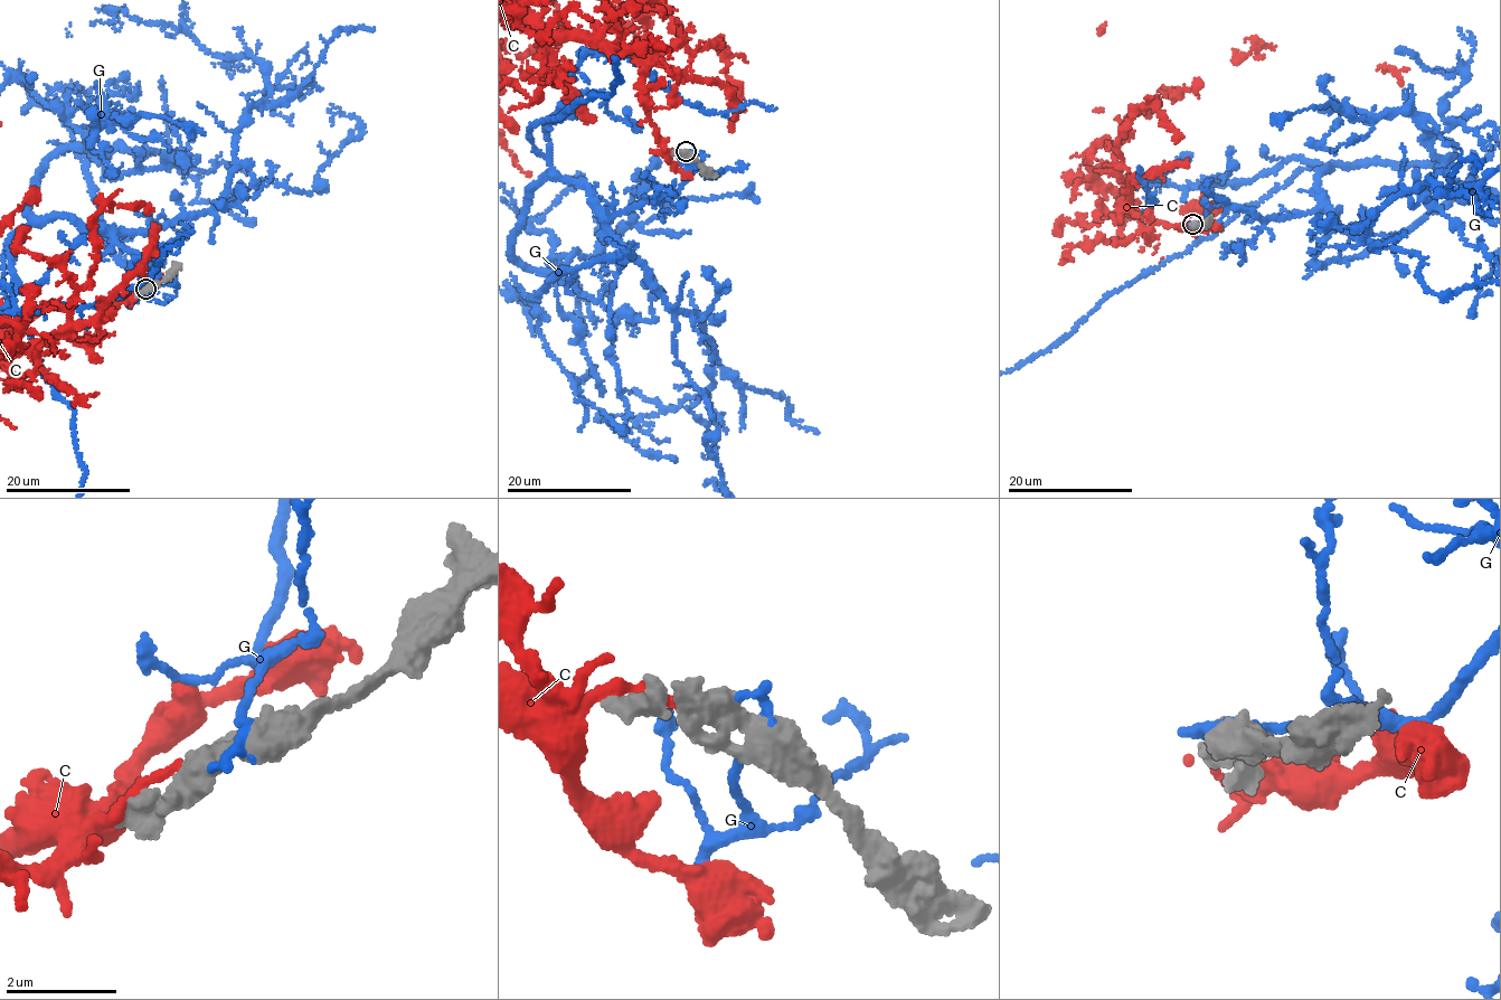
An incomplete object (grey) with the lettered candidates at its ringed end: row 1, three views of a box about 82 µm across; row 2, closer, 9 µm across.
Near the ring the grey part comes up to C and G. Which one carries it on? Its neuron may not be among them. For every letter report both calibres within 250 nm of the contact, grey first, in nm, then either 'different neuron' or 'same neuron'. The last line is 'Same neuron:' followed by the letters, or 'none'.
C: 480 nm thick on the grey side, 240 nm on the other; different neuron
G: 550 nm thick on the grey side, 200 nm on the other; different neuron
Same neuron: none

